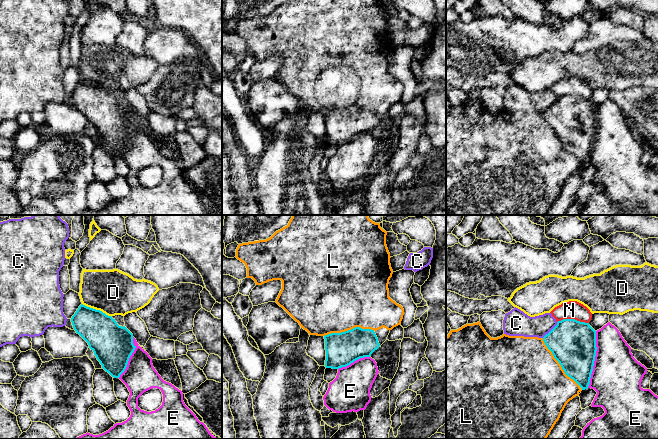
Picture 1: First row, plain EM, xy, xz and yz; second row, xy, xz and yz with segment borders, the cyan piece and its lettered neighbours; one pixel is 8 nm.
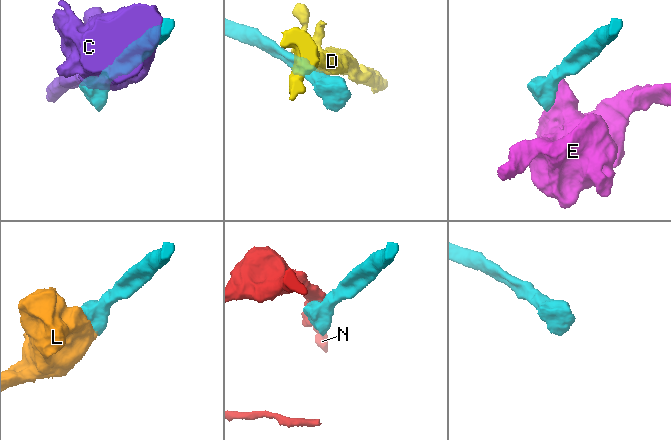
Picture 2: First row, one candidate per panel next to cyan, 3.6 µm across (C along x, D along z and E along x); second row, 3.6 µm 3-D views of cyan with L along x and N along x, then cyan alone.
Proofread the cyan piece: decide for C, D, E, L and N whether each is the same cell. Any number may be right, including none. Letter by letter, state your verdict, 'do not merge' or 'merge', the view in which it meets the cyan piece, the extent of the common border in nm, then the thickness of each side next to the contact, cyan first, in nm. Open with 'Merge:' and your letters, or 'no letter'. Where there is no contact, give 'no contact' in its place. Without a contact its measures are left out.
Merge: L
C: do not merge | yz | 180 nm | 360/180 nm
D: do not merge | xy | 260 nm | 300/360 nm
E: do not merge | yz | 460 nm | 360/400 nm
L: merge | yz | 500 nm | 360/500 nm
N: do not merge | yz | 260 nm | 360/140 nm

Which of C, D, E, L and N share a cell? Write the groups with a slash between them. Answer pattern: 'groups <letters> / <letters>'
groups C / D / E / L / N

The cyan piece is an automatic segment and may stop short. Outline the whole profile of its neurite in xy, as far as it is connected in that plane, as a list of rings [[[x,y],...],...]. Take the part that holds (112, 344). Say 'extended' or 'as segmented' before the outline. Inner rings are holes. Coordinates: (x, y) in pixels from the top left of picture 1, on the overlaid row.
as segmented | [[[79,306],[71,318],[74,330],[89,345],[102,368],[119,378],[125,371],[136,346],[133,334],[100,310]]]

